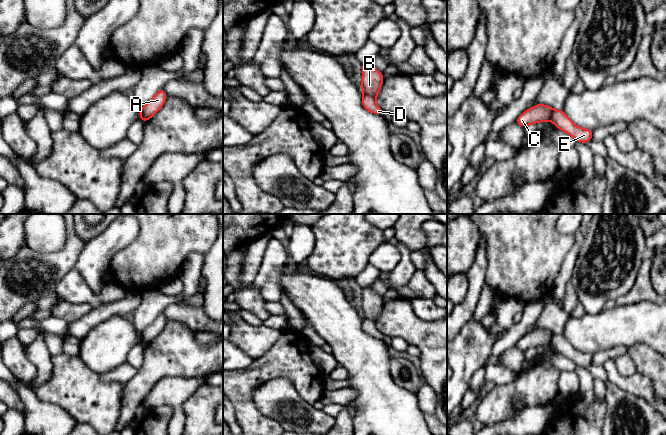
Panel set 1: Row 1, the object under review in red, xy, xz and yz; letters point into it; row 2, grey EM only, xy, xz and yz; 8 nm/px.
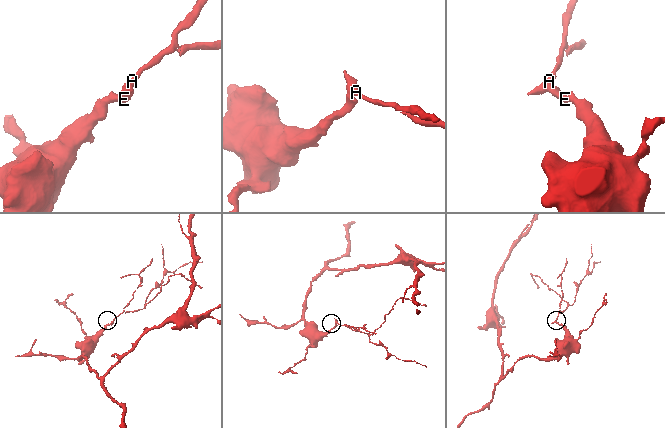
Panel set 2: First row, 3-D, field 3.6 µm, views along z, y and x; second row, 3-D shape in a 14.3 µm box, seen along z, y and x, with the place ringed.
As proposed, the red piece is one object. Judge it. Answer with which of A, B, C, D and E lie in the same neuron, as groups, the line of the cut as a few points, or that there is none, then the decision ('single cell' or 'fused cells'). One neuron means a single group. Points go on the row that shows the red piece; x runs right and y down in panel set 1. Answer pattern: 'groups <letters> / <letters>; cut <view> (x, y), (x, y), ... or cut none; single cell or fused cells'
groups A B C / D E; cut xz (363, 93), (374, 98); fused cells

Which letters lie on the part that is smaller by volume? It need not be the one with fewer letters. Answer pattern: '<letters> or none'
A, B, C

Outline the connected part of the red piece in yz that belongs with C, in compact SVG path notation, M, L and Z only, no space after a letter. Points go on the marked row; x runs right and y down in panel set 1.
M536 104L531 109L525 110L515 122L525 128L530 124L549 121L553 111L549 105Z

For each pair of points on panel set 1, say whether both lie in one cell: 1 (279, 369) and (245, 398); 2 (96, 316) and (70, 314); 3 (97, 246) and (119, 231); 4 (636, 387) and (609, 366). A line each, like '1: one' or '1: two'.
1: one
2: two
3: one
4: one

